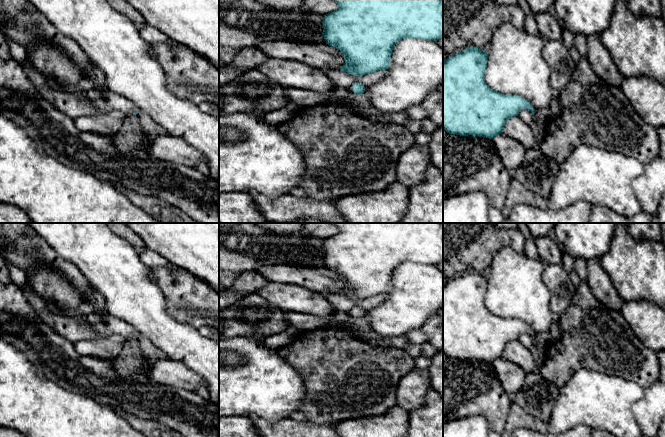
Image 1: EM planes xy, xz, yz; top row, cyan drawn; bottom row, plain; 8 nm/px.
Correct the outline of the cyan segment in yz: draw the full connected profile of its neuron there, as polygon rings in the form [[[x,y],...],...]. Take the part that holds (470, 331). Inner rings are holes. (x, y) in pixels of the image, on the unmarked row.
[[[470,270],[450,280],[443,286],[443,353],[447,357],[493,363],[503,356],[506,345],[513,340],[518,340],[521,333],[527,333],[532,339],[537,335],[521,320],[502,318],[491,313],[484,302],[487,285],[486,274]]]

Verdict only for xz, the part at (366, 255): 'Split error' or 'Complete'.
Complete

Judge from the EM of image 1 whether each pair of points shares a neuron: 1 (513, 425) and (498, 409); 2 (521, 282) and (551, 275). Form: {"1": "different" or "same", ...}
{"1": "different", "2": "different"}

